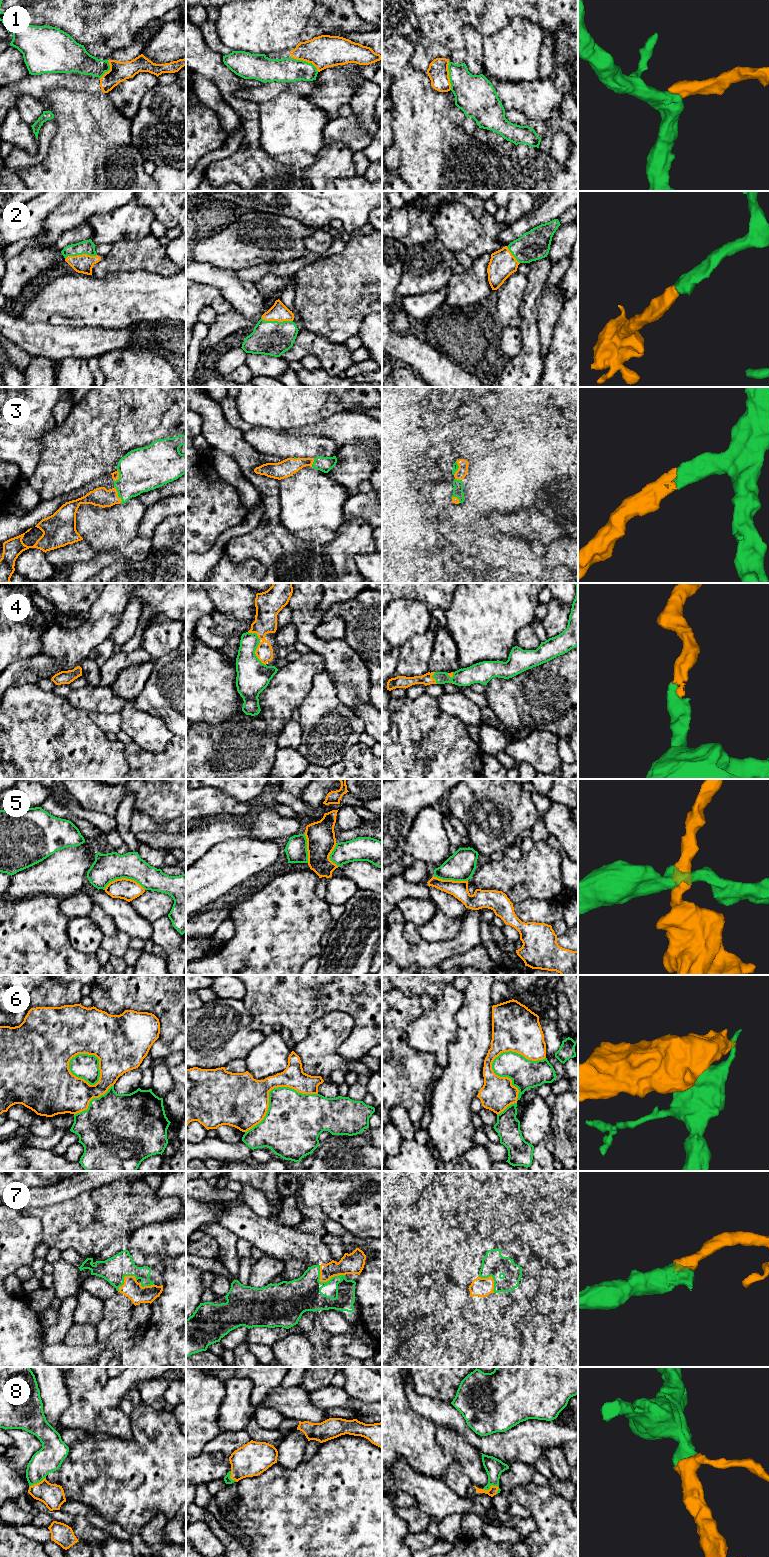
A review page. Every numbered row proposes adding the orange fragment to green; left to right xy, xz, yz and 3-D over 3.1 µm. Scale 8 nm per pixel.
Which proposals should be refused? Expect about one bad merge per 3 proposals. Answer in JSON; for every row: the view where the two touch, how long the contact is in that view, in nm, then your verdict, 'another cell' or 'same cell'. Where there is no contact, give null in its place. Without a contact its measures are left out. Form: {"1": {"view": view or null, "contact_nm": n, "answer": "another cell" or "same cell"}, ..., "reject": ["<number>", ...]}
{"1": {"view": "xz", "contact_nm": 260, "answer": "another cell"}, "2": {"view": "xy", "contact_nm": 260, "answer": "same cell"}, "3": {"view": "xy", "contact_nm": 150, "answer": "same cell"}, "4": {"view": "xz", "contact_nm": 200, "answer": "same cell"}, "5": {"view": "xy", "contact_nm": 340, "answer": "another cell"}, "6": {"view": "yz", "contact_nm": 440, "answer": "another cell"}, "7": {"view": "xz", "contact_nm": 220, "answer": "same cell"}, "8": {"view": "yz", "contact_nm": 140, "answer": "same cell"}, "reject": ["1", "5", "6"]}

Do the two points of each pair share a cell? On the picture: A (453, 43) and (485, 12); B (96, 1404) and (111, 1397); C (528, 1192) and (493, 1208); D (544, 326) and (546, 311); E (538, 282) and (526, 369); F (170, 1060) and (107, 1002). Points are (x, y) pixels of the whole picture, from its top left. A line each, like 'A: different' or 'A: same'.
A: same
B: different
C: different
D: same
E: same
F: different

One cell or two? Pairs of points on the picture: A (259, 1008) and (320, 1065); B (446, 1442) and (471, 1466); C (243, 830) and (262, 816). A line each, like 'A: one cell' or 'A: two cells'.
A: two cells
B: one cell
C: one cell

